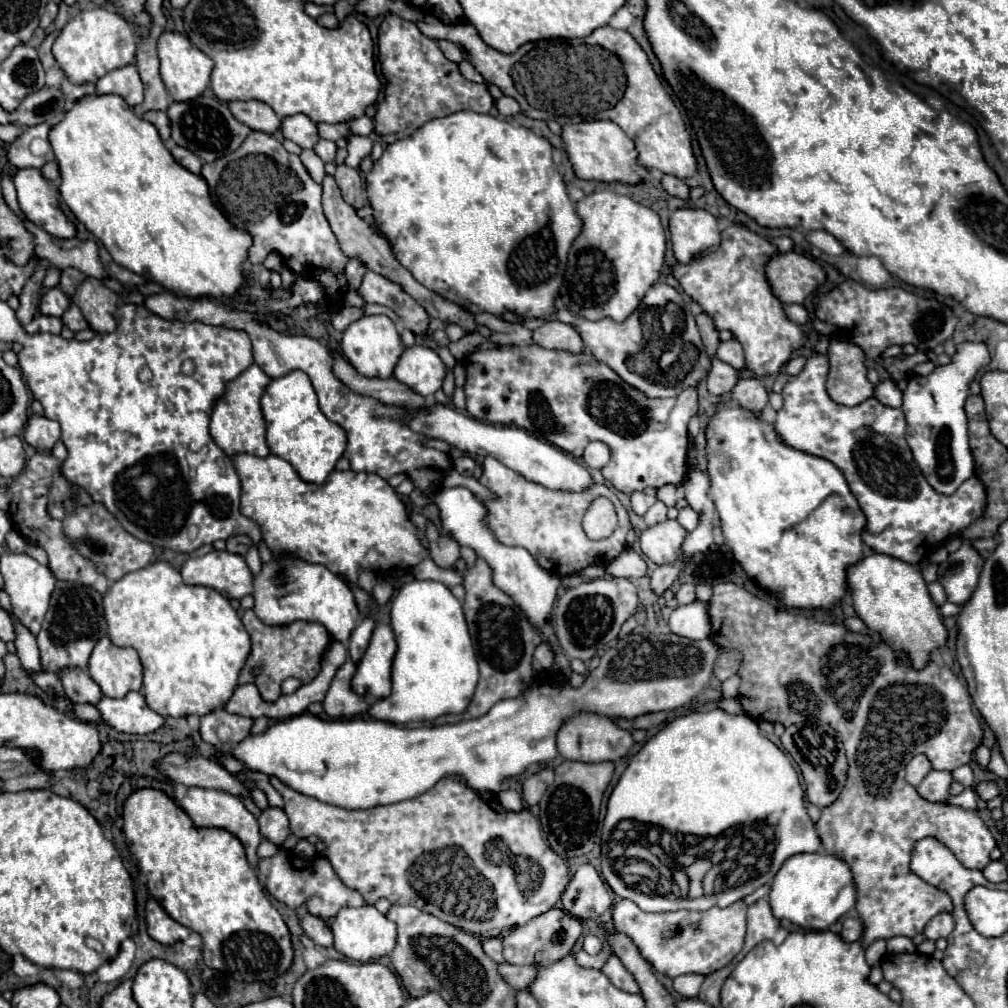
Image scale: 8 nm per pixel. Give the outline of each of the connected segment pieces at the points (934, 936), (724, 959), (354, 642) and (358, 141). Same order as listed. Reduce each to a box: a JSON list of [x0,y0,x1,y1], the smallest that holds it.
[[924,912,954,940],[612,900,746,978],[348,618,376,664],[346,136,372,168]]

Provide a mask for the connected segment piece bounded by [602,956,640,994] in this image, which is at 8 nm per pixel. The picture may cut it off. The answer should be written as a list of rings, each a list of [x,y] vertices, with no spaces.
[[[610,956],[608,962],[604,964],[602,972],[610,978],[610,982],[612,982],[616,988],[620,988],[620,990],[624,990],[624,992],[632,992],[632,994],[640,992],[640,988],[638,988],[638,984],[636,984],[634,976],[626,970],[626,966],[622,964],[620,958]]]

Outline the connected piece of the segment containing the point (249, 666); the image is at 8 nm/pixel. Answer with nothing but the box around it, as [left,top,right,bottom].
[240,610,330,702]

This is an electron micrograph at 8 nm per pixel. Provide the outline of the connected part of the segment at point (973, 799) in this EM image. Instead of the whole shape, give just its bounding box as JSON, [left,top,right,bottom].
[948,788,978,810]

